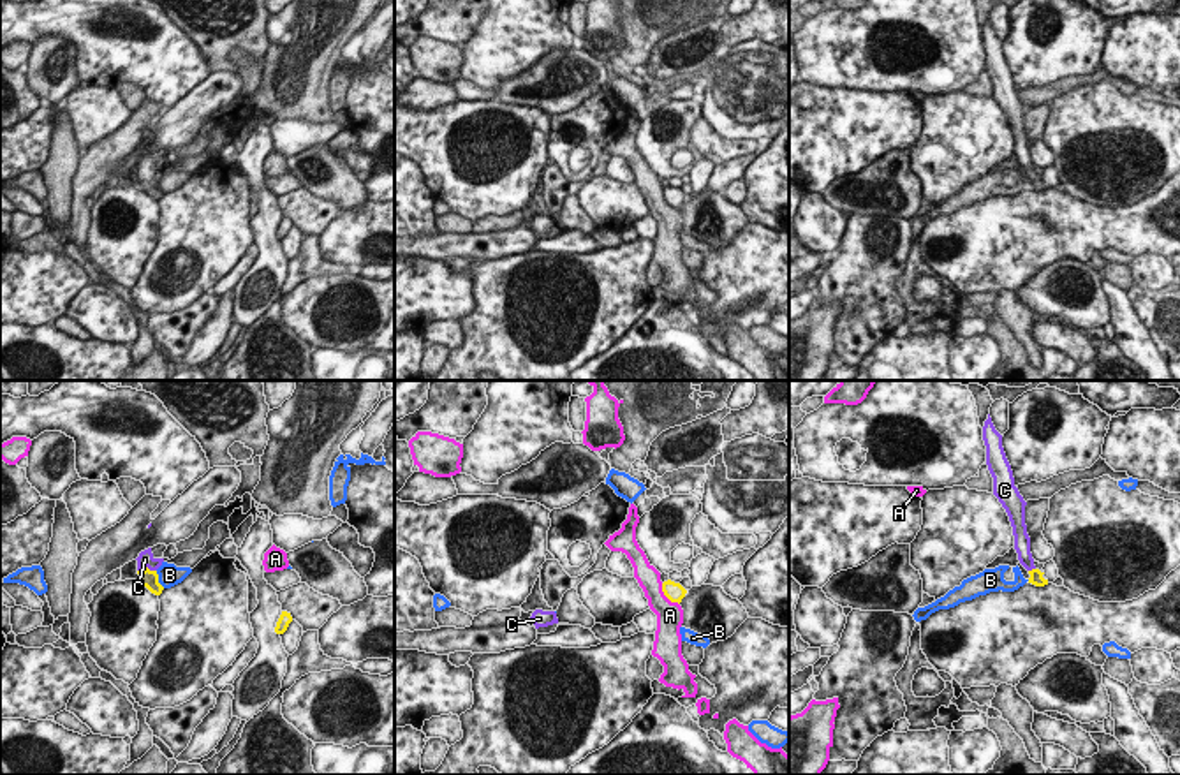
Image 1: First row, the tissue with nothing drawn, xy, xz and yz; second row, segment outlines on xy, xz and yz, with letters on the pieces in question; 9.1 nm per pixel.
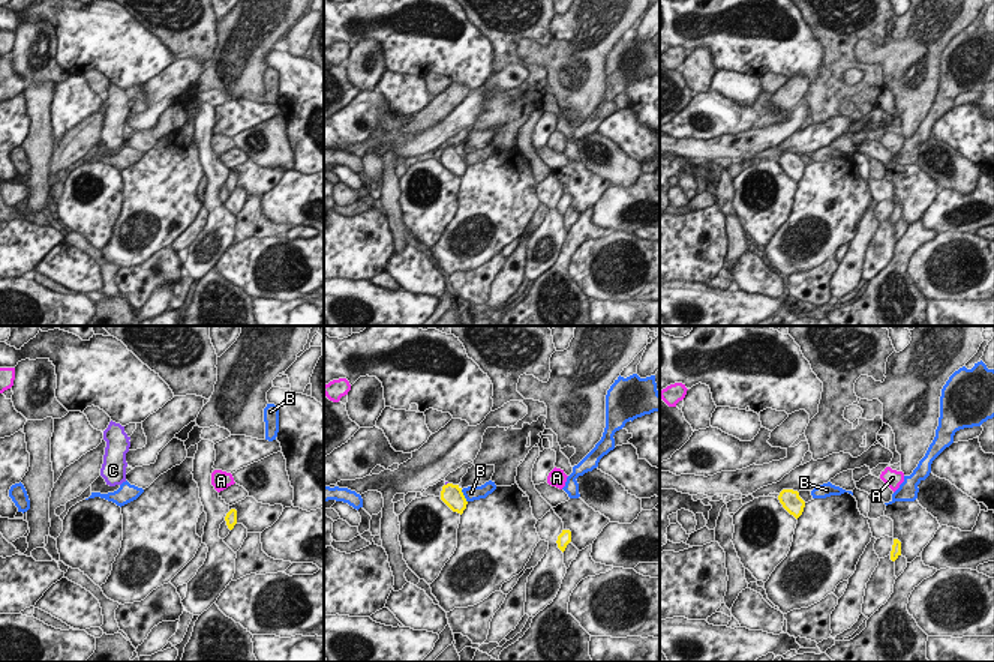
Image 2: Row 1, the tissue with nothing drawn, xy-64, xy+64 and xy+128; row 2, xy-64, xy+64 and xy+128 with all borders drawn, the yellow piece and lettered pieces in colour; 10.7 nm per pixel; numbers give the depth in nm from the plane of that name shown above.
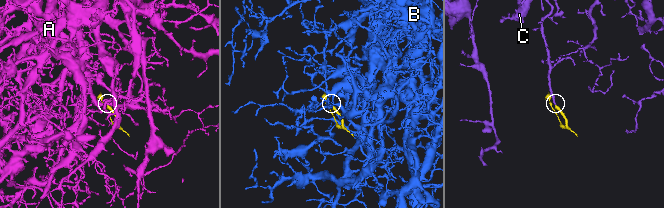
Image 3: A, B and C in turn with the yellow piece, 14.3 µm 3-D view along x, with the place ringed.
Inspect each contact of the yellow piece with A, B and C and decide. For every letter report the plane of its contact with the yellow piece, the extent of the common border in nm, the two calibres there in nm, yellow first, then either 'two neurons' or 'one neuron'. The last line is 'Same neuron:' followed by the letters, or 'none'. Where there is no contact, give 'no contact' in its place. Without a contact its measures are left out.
A: xz | 260 nm | 180/260 nm | two neurons
B: xy | 180 nm | 160/200 nm | two neurons
C: xy | 180 nm | 160/140 nm | one neuron
Same neuron: C

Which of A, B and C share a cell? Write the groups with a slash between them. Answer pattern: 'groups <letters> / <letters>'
groups A / B / C

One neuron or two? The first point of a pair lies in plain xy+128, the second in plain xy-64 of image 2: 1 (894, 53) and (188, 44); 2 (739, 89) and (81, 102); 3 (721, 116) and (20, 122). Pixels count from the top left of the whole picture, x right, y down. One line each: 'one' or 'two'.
1: two
2: one
3: one

